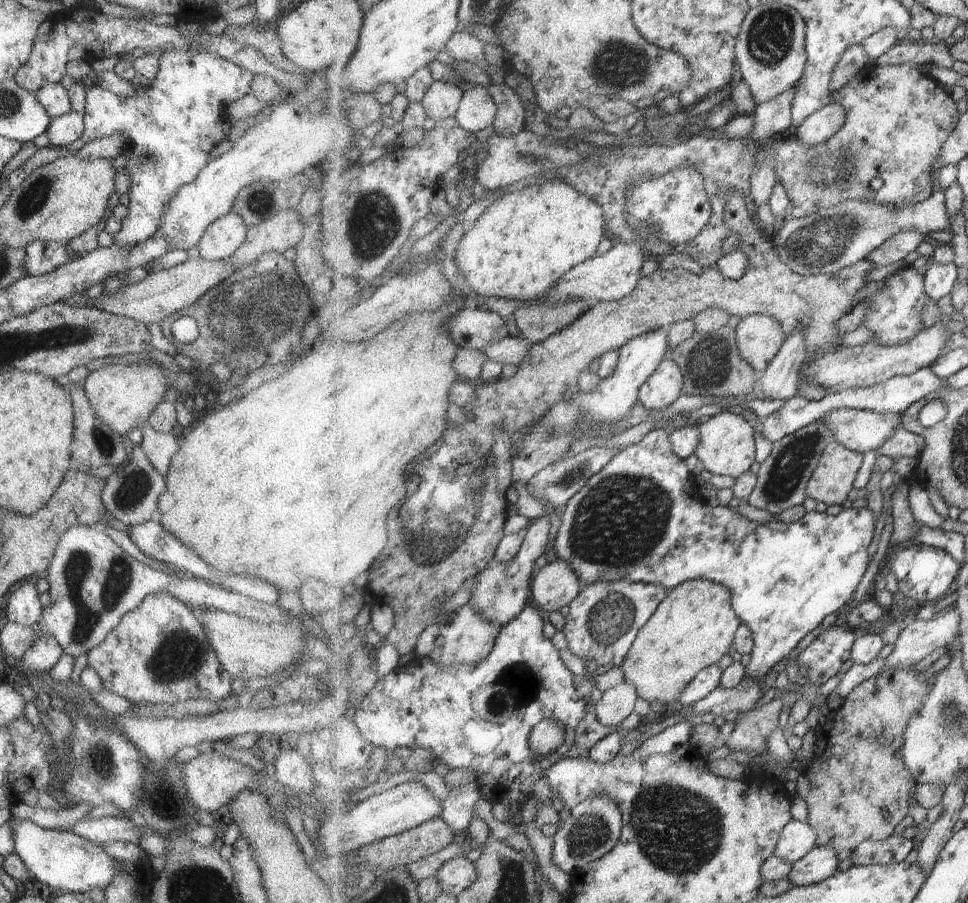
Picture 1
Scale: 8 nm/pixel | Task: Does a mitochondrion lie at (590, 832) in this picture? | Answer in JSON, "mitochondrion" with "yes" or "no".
{"mitochondrion":"yes"}

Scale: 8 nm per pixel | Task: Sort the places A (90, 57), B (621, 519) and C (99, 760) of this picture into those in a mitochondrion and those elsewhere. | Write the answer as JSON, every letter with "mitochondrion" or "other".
{"A":"other","B":"mitochondrion","C":"mitochondrion"}

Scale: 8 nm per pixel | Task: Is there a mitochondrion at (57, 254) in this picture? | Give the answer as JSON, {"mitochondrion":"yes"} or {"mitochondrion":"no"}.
{"mitochondrion":"no"}

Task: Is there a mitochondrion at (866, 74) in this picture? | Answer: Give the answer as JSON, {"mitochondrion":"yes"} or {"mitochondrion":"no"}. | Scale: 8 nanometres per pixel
{"mitochondrion":"no"}

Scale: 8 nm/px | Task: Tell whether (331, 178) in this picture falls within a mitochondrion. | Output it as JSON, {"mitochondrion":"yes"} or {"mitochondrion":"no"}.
{"mitochondrion":"no"}

